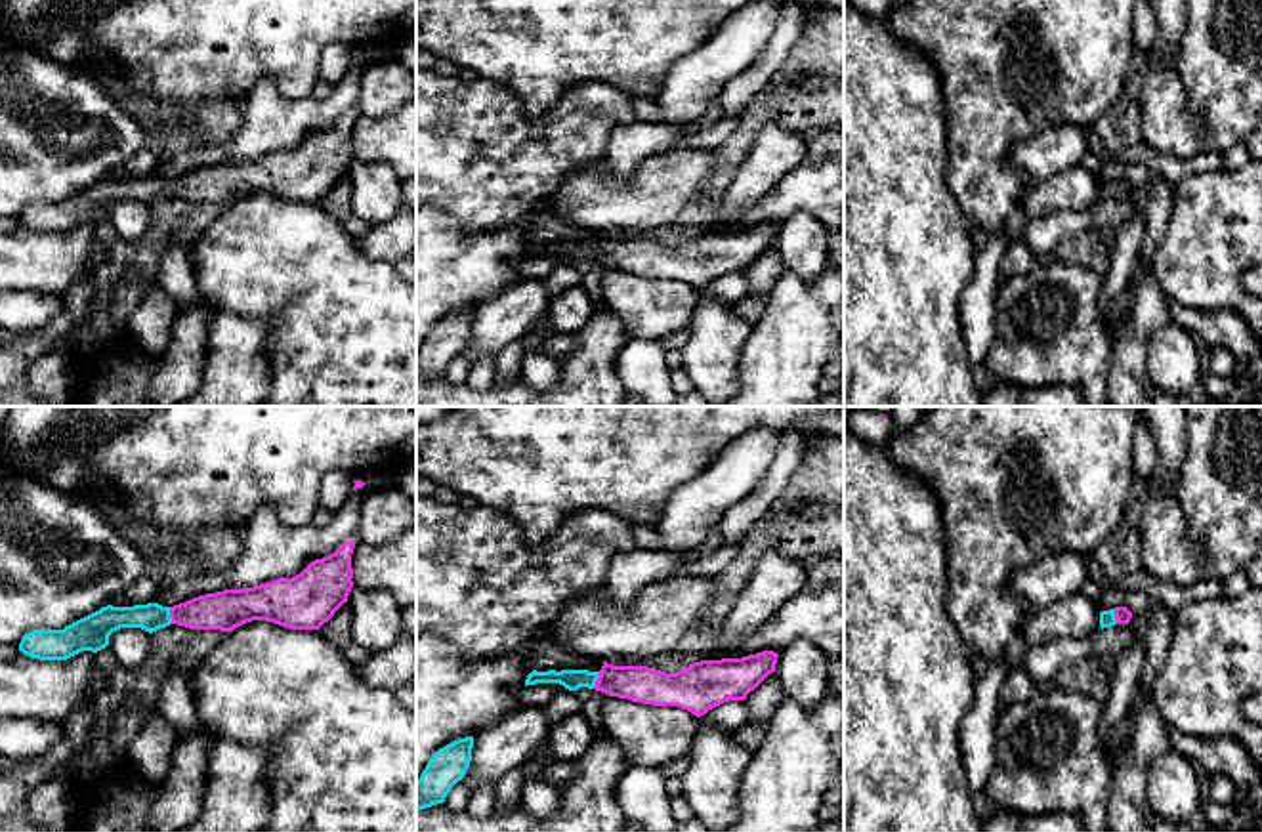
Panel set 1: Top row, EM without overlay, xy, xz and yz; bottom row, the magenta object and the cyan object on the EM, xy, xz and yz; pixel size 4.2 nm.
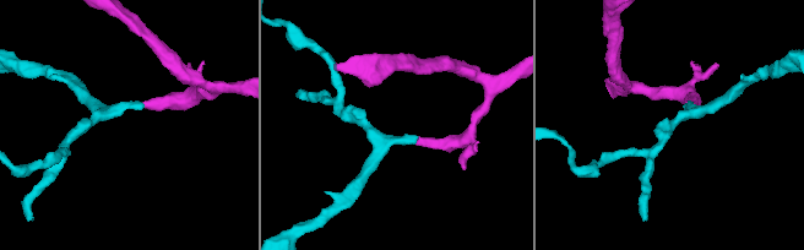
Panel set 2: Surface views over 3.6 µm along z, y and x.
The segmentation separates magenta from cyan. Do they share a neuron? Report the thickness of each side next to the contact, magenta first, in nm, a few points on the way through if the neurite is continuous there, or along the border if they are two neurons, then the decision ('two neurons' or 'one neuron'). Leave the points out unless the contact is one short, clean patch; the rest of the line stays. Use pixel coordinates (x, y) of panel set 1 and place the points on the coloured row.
calibres 170 and 120 nm; way xy (228, 609), (170, 615), (151, 617); one neuron

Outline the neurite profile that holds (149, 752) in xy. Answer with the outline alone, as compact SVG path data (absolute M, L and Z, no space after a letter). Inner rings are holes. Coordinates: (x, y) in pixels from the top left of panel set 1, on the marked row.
M158 710L151 712L136 738L126 748L126 759L149 784L162 784L170 773L176 742L176 729Z

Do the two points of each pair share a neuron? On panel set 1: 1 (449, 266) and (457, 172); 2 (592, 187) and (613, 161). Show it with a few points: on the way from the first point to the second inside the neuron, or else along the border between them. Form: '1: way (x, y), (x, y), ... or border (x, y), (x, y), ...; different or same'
1: border (436, 208), (453, 216), (470, 231), (491, 231); different
2: border (648, 155), (625, 178), (615, 178), (598, 159); different

